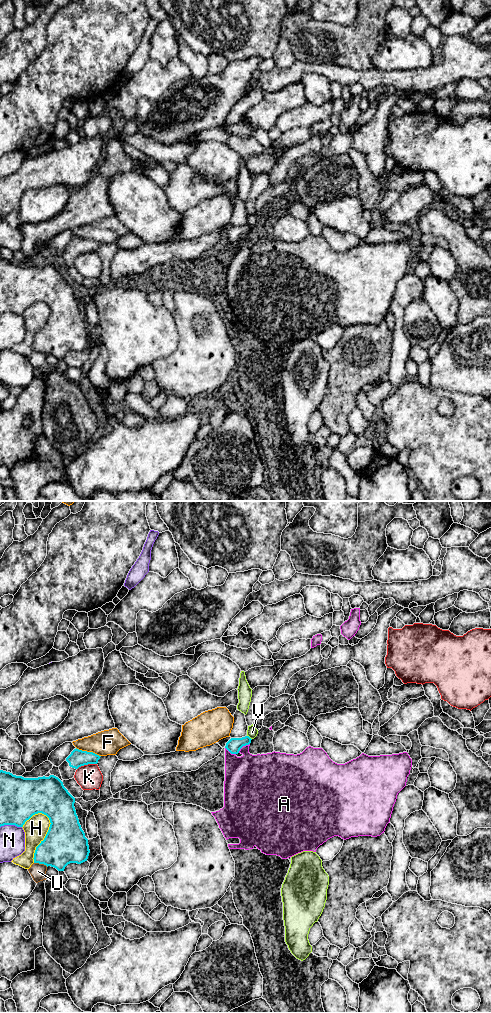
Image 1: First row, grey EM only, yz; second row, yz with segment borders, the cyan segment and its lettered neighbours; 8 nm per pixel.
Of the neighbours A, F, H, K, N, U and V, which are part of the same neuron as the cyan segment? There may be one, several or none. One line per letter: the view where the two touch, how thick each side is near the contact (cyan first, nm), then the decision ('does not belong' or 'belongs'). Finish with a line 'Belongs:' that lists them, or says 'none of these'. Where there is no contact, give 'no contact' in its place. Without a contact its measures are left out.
A: meets cyan in yz; 120 nm thick on the cyan side, 340 nm on the other; does not belong
F: meets cyan in yz; 140 nm thick on the cyan side, 200 nm on the other; does not belong
H: meets cyan in yz; 340 nm thick on the cyan side, 190 nm on the other; does not belong
K: meets cyan in yz; 140 nm thick on the cyan side, 200 nm on the other; does not belong
N: meets cyan in yz; 340 nm thick on the cyan side, 200 nm on the other; does not belong
U: meets cyan in yz; 320 nm thick on the cyan side, 130 nm on the other; does not belong
V: meets cyan in yz; 120 nm thick on the cyan side, 90 nm on the other; does not belong
Belongs: none of these

